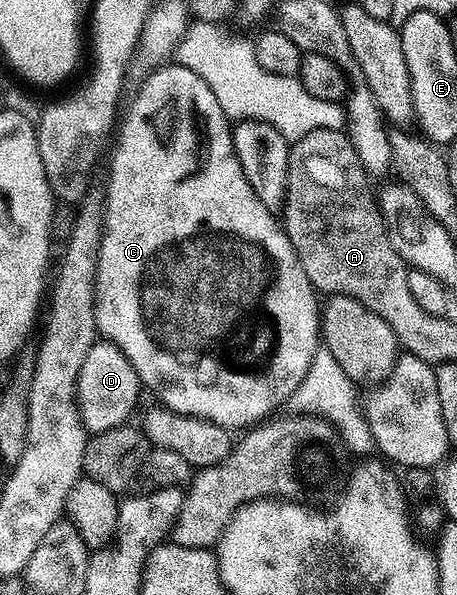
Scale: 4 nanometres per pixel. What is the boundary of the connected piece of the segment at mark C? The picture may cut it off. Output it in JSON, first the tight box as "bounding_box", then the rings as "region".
{"bounding_box":[95,62,322,430],"region":[[[176,62],[152,69],[140,84],[137,97],[130,102],[129,110],[126,114],[124,111],[120,121],[116,133],[117,149],[109,166],[109,186],[103,190],[105,229],[99,246],[99,270],[95,278],[97,331],[108,343],[117,344],[119,350],[123,350],[131,366],[135,366],[142,385],[146,389],[153,388],[164,407],[179,414],[210,420],[220,428],[245,430],[272,417],[280,404],[288,405],[291,394],[295,394],[299,382],[303,382],[311,366],[311,358],[315,358],[322,343],[319,293],[307,274],[303,274],[303,266],[287,238],[282,221],[267,210],[267,206],[259,202],[255,190],[251,190],[251,182],[247,182],[247,174],[243,174],[243,166],[239,166],[239,158],[235,154],[231,121],[223,114],[223,106],[219,106],[215,94],[211,94],[211,86],[207,86],[199,74]]]}

